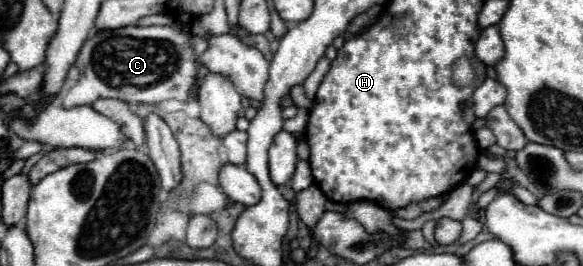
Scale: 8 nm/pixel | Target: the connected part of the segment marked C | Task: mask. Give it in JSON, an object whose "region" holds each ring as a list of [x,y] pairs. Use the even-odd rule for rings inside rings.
{"region":[[[122,27],[116,31],[98,31],[92,33],[86,43],[82,45],[76,67],[80,69],[78,83],[64,95],[64,107],[76,107],[80,103],[90,105],[102,97],[114,97],[128,103],[160,103],[164,99],[178,99],[178,101],[194,101],[196,95],[192,93],[196,87],[198,77],[198,63],[196,53],[190,41],[190,33],[176,29],[176,27]]]}

